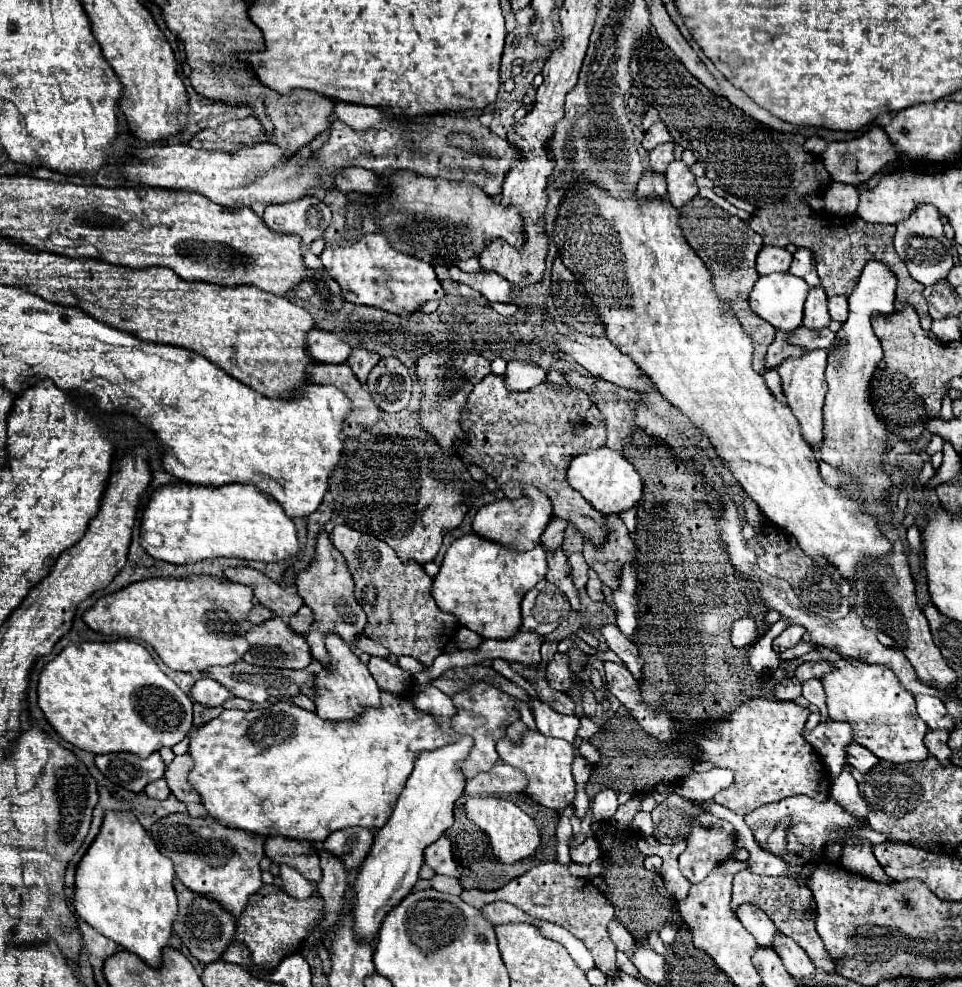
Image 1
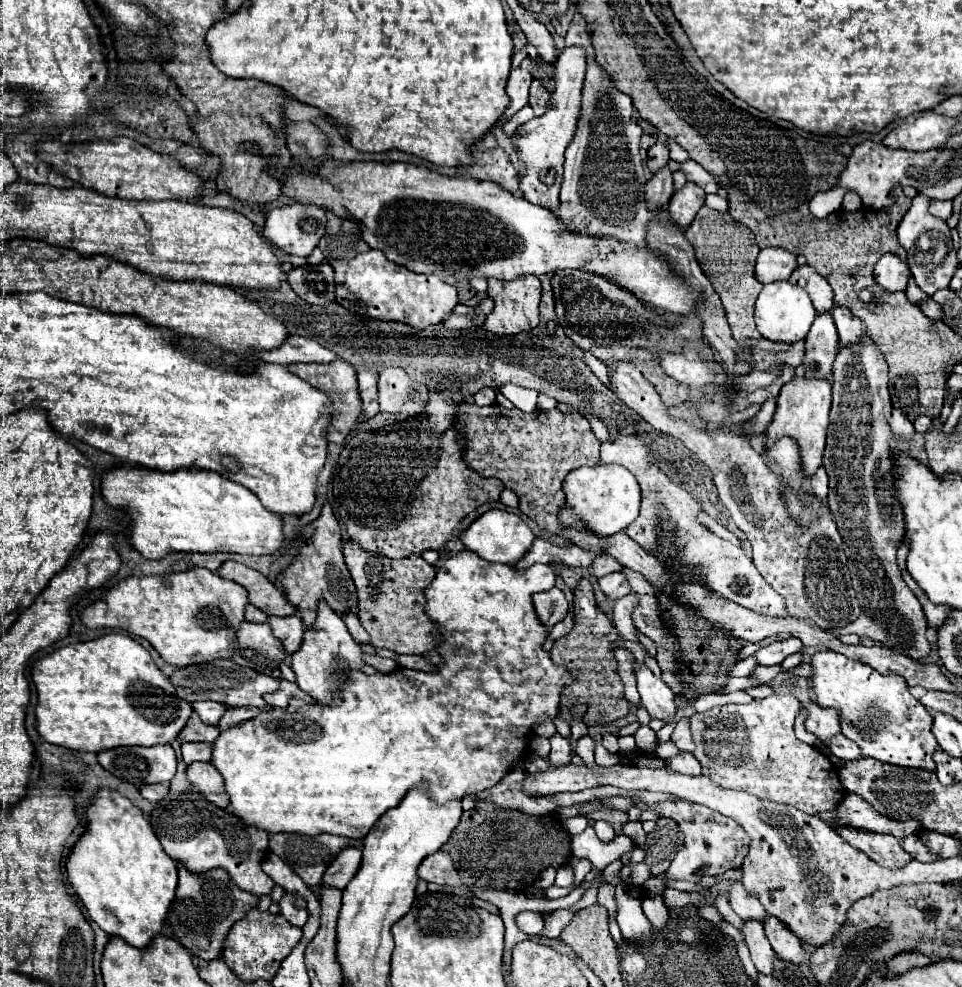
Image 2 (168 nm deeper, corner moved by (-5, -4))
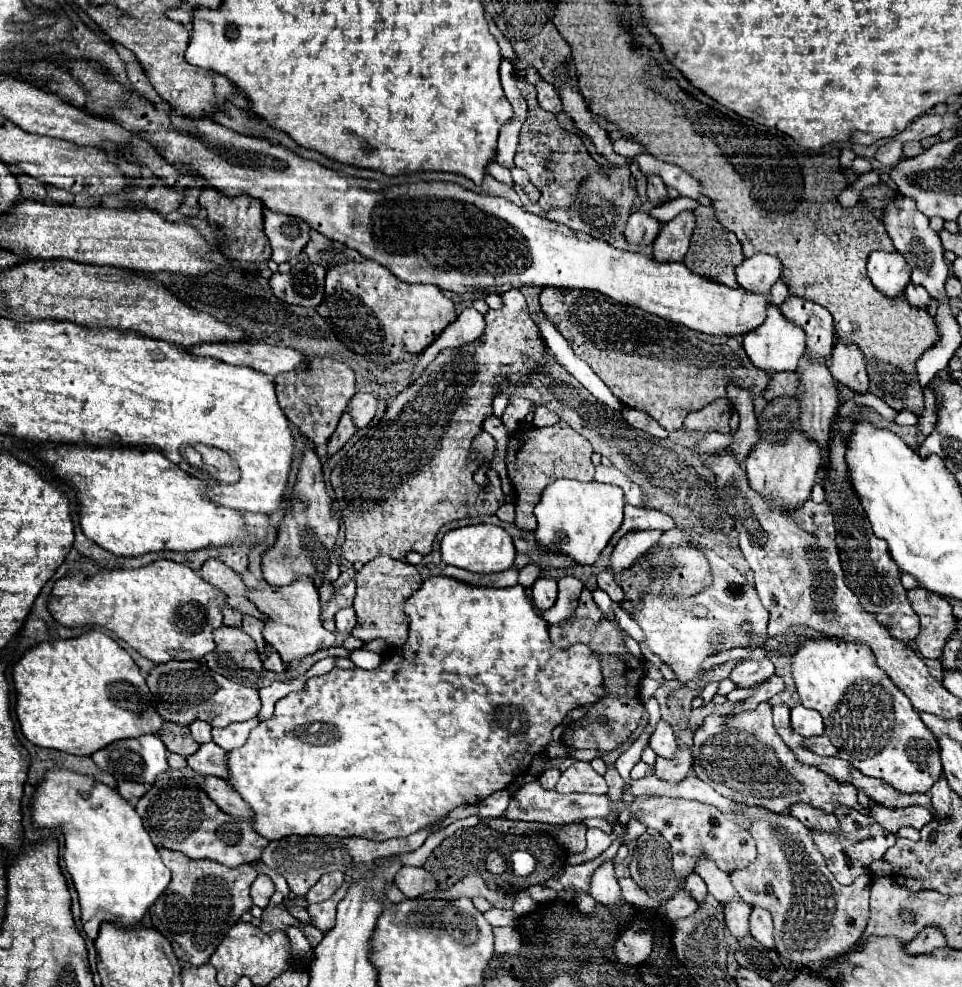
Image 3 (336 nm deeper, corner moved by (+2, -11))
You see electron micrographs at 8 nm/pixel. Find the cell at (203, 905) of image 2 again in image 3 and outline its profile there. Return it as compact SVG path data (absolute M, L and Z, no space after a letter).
M159 847L163 863L171 869L171 883L163 895L149 909L153 927L169 939L177 959L203 965L215 953L225 933L239 921L239 917L253 907L249 887L257 877L253 865L241 865L239 869L229 869L215 861L193 861L183 853L167 851Z

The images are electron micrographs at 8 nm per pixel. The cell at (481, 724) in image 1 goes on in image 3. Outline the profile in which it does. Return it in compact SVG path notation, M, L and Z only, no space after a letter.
M431 577L407 599L405 613L409 617L409 641L401 647L401 653L393 653L389 659L381 661L377 669L339 669L333 667L329 673L311 677L305 683L303 693L289 693L275 705L275 715L261 721L249 735L247 743L239 749L227 753L227 783L249 803L253 811L253 829L265 839L275 841L289 835L317 835L317 837L365 837L373 841L385 841L391 837L407 837L435 817L453 811L459 805L479 803L491 793L505 789L513 783L531 763L531 759L541 753L553 739L551 731L565 719L565 715L587 703L595 703L603 697L603 679L597 655L587 645L573 645L569 649L557 649L549 641L547 621L539 617L533 601L527 599L523 585L513 585L505 589L497 587L477 587L451 577Z

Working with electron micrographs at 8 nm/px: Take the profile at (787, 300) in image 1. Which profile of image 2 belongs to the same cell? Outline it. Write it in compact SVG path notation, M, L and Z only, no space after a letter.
M770 282L762 288L756 300L756 326L758 332L772 342L794 344L806 338L812 322L816 318L816 310L810 302L810 296L800 286L790 286L790 282Z

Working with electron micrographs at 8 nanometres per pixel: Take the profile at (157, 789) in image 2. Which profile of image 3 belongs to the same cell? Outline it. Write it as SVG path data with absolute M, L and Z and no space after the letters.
M119 781L117 787L119 787L119 793L121 793L129 803L137 803L139 797L143 797L143 793L147 793L147 785L143 785L143 783Z

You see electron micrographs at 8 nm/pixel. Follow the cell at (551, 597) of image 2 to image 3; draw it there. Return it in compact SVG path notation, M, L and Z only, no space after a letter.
M537 579L533 583L533 603L539 611L547 611L555 605L555 599L557 599L557 581L555 579Z

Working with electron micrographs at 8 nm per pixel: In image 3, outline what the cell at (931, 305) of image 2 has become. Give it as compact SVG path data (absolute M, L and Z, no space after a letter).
M913 283L907 285L905 297L907 297L907 303L909 303L913 309L927 309L929 303L931 303L929 293L927 293L923 287L915 287Z

